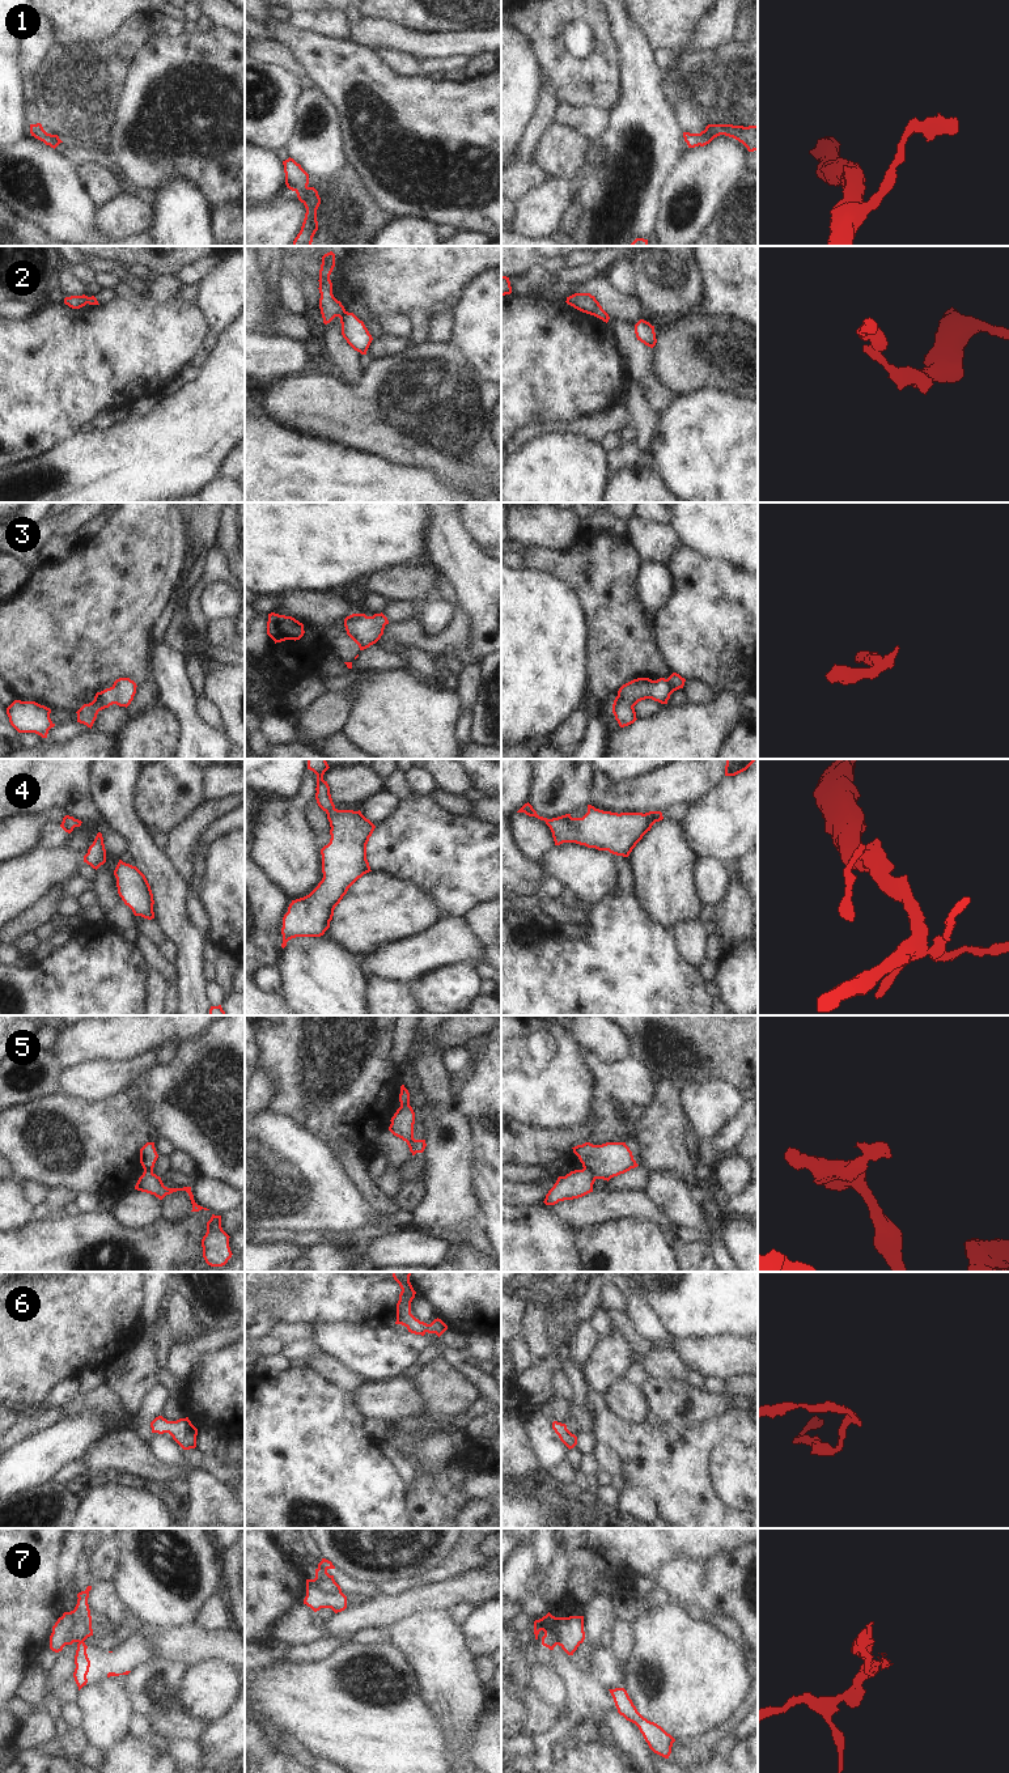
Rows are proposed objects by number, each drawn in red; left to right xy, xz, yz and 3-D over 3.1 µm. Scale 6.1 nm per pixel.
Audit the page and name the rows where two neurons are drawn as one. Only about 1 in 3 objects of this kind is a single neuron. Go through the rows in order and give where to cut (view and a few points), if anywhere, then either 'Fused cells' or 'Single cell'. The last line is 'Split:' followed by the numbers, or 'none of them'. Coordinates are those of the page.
1: Split along xy (47, 134), (49, 144). Fused cells
2: Split along xz (346, 312), (339, 317). Fused cells
3: No split. Single cell
4: No split. Single cell
5: Split along yz (584, 1167), (596, 1178). Fused cells
6: No split. Single cell
7: No split. Single cell
Split: 1, 2, 5

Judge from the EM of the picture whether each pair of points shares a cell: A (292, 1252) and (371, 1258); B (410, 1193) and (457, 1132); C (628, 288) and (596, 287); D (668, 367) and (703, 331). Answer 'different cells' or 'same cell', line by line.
A: same cell
B: different cells
C: different cells
D: same cell

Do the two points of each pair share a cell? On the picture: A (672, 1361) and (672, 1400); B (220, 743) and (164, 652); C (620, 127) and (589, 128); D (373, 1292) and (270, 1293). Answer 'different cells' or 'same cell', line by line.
A: different cells
B: same cell
C: different cells
D: same cell

